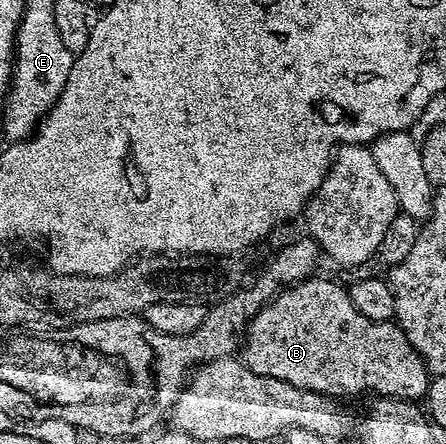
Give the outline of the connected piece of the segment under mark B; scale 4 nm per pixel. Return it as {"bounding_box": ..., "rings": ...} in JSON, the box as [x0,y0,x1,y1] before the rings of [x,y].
{"bounding_box":[241,277,429,399],"rings":[[[319,277],[305,278],[280,290],[251,317],[241,342],[243,363],[257,372],[257,376],[285,380],[297,388],[318,394],[340,396],[372,390],[372,395],[385,398],[422,399],[428,389],[429,371],[421,355],[409,344],[403,329],[394,321],[378,322],[369,320],[369,316],[361,316],[361,312],[353,308],[351,295],[344,287],[342,290],[337,283]]]}

